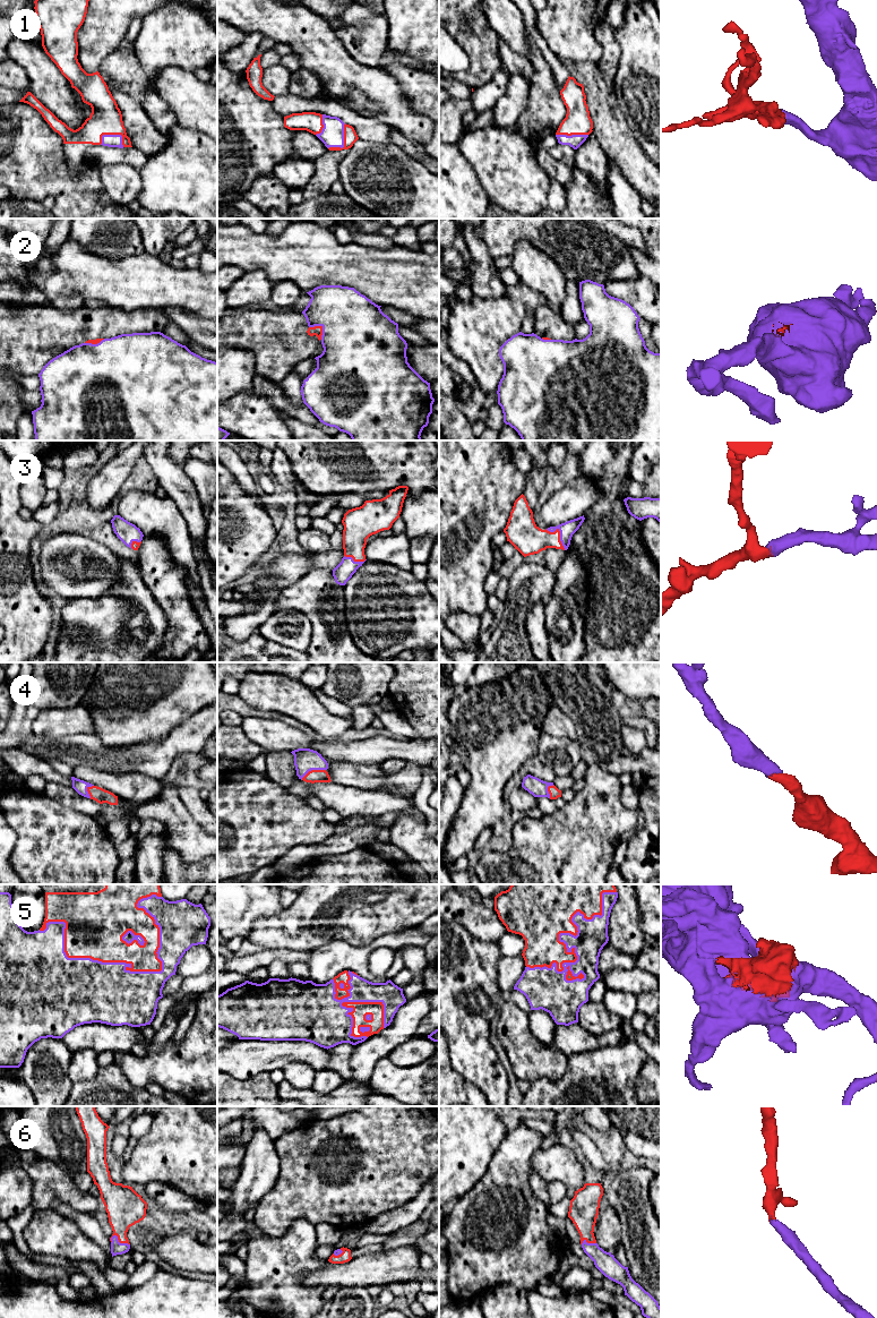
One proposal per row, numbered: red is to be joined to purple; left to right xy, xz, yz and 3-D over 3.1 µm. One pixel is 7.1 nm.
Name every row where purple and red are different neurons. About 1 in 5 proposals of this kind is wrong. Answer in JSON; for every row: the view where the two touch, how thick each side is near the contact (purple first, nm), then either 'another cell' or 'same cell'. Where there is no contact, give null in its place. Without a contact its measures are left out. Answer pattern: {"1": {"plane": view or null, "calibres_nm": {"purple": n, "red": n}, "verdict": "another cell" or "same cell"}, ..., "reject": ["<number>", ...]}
{"1": {"plane": "xy", "calibres_nm": {"purple": 100, "red": 220}, "verdict": "same cell"}, "2": {"plane": "xz", "calibres_nm": {"purple": 500, "red": 70}, "verdict": "same cell"}, "3": {"plane": "yz", "calibres_nm": {"purple": 110, "red": 220}, "verdict": "same cell"}, "4": {"plane": "xz", "calibres_nm": {"purple": 160, "red": 100}, "verdict": "same cell"}, "5": {"plane": "xy", "calibres_nm": {"purple": 480, "red": 420}, "verdict": "same cell"}, "6": {"plane": "xy", "calibres_nm": {"purple": 90, "red": 260}, "verdict": "same cell"}, "reject": []}

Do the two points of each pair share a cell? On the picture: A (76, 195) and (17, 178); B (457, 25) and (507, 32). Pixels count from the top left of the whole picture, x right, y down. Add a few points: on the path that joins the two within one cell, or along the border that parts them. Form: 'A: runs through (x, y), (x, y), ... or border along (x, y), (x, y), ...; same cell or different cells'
A: runs through (61, 185), (53, 178), (32, 178); same cell
B: border along (482, 11), (489, 26), (500, 39); different cells

